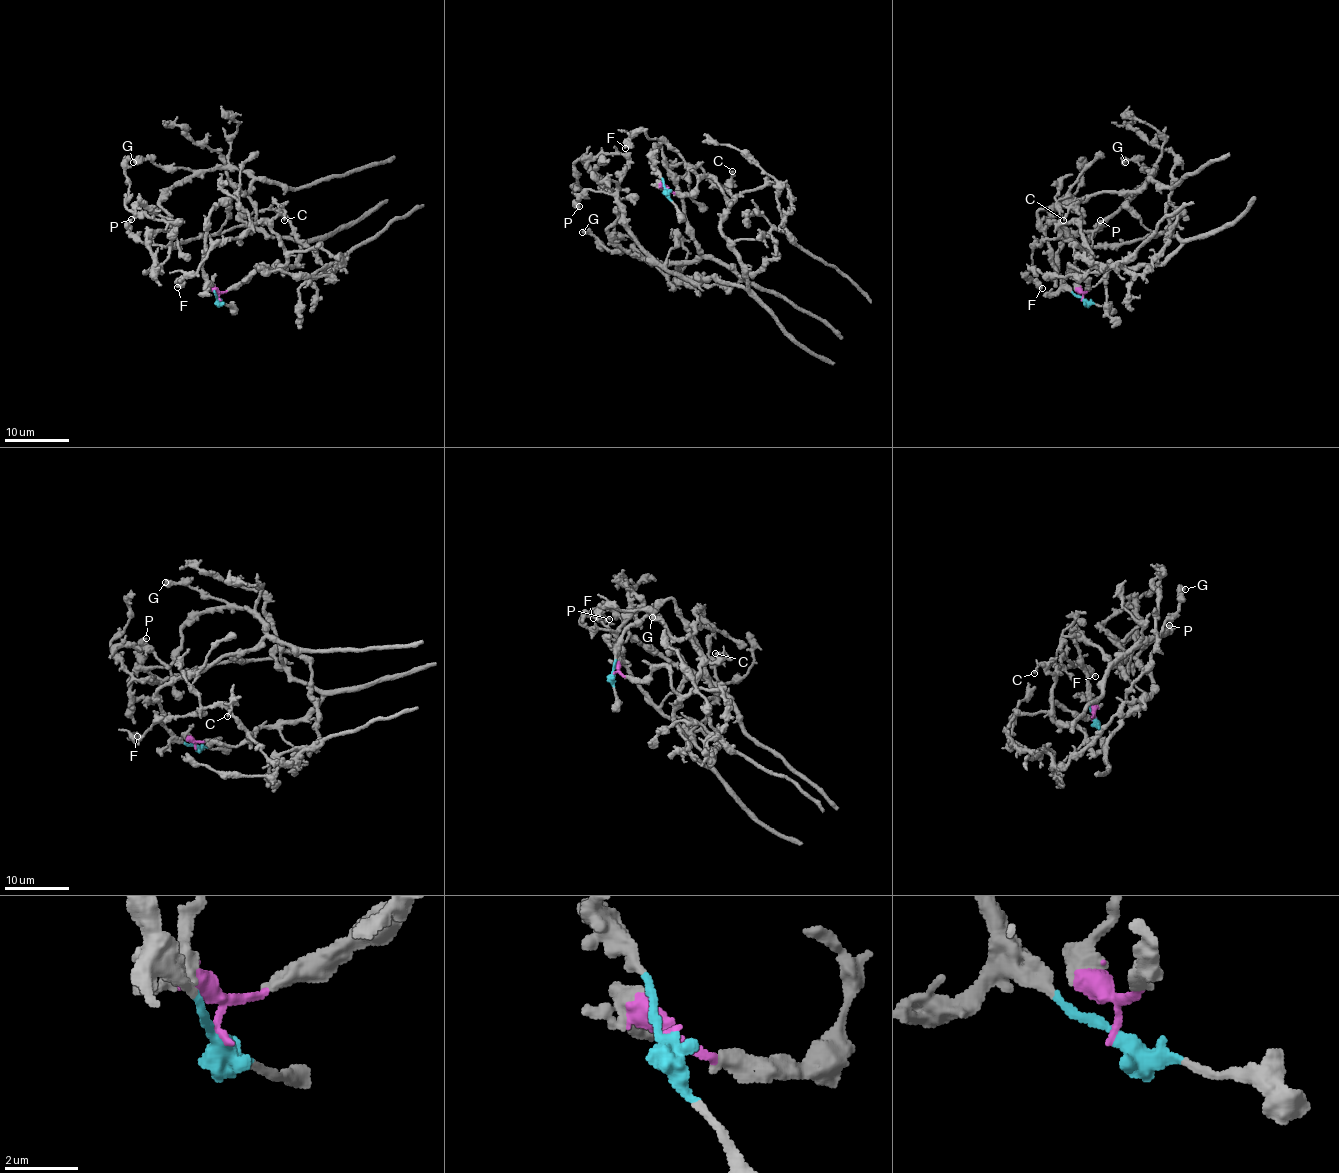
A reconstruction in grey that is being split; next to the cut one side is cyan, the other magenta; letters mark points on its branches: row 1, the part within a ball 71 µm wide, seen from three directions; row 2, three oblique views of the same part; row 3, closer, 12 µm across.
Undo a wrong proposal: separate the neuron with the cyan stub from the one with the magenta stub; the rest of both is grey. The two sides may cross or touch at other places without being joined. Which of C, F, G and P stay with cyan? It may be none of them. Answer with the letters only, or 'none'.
G

